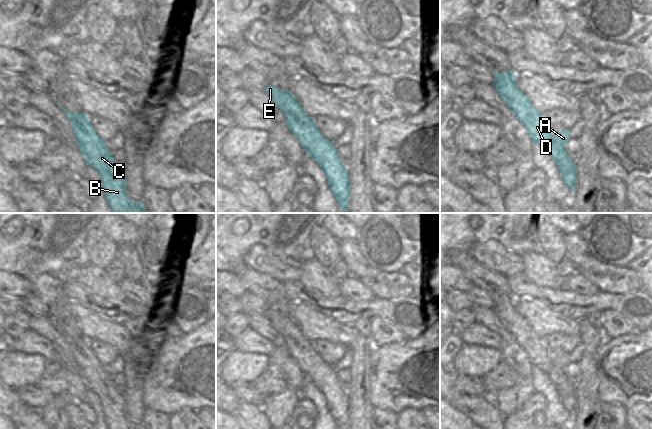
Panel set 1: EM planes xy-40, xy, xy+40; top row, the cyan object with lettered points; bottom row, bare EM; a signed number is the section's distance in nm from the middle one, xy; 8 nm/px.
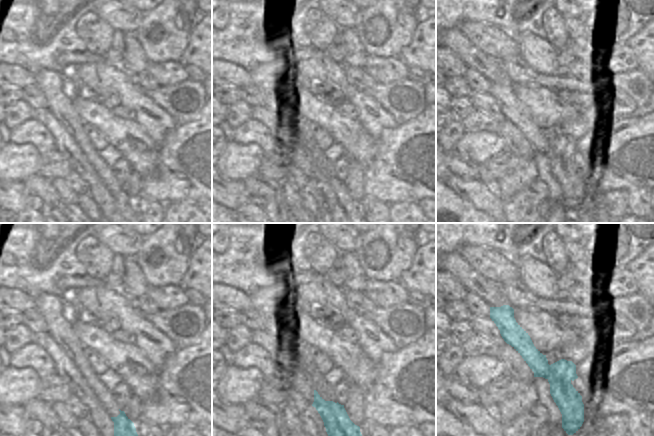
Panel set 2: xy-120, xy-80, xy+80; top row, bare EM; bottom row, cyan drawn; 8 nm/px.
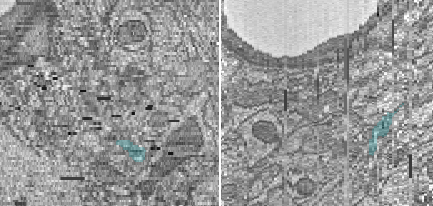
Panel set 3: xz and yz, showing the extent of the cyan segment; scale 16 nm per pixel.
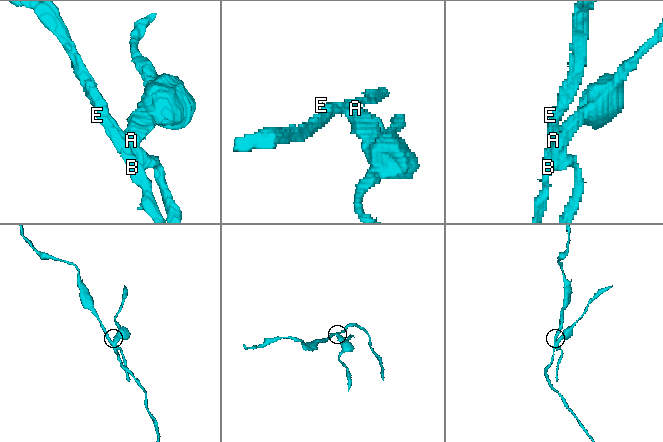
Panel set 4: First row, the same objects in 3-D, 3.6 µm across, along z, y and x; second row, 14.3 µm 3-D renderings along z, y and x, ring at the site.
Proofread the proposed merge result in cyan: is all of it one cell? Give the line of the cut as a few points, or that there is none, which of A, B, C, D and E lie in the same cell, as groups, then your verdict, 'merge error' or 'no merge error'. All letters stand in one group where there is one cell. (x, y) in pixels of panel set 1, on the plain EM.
cut xy+40 (552, 362), (553, 368), (550, 375), (559, 388), (558, 391); groups A / B C D E; merge error

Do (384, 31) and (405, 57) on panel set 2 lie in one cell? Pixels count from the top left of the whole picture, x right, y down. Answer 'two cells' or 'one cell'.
two cells

